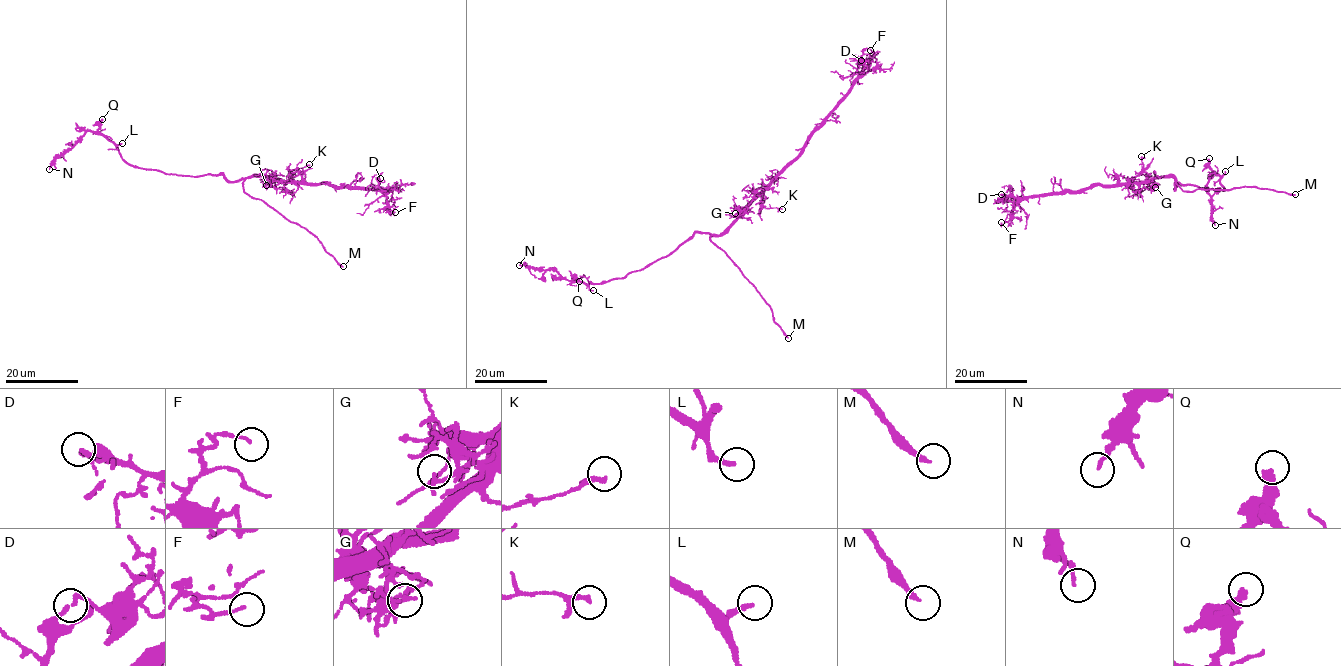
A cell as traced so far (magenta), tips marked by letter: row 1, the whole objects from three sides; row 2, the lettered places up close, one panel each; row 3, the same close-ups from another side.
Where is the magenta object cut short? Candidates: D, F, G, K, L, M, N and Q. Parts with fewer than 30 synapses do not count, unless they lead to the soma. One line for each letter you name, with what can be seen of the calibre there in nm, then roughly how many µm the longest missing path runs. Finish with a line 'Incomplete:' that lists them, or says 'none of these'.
M: Thickness 200 nm. Missing length about 25 µm
Q: Thickness 320 nm. Missing length about 15 µm
Incomplete: M, Q

